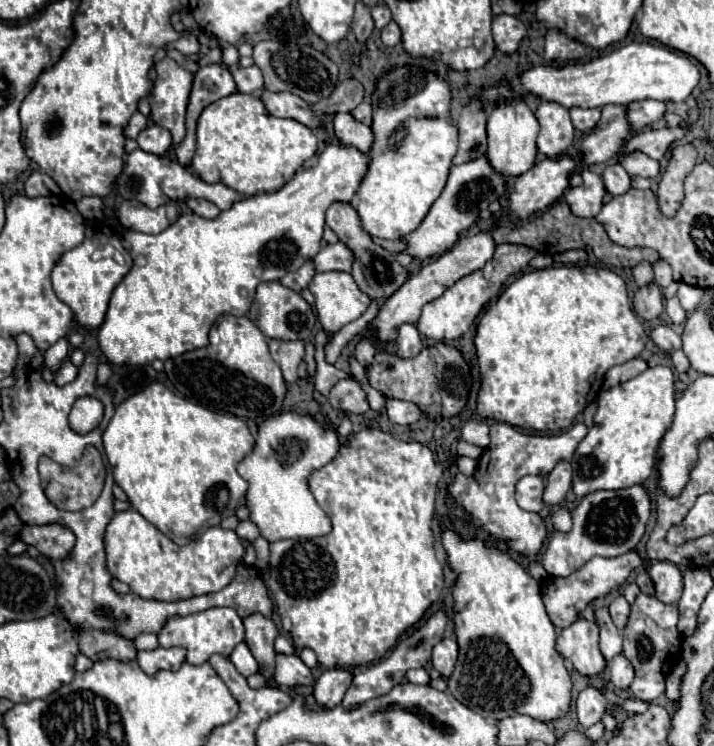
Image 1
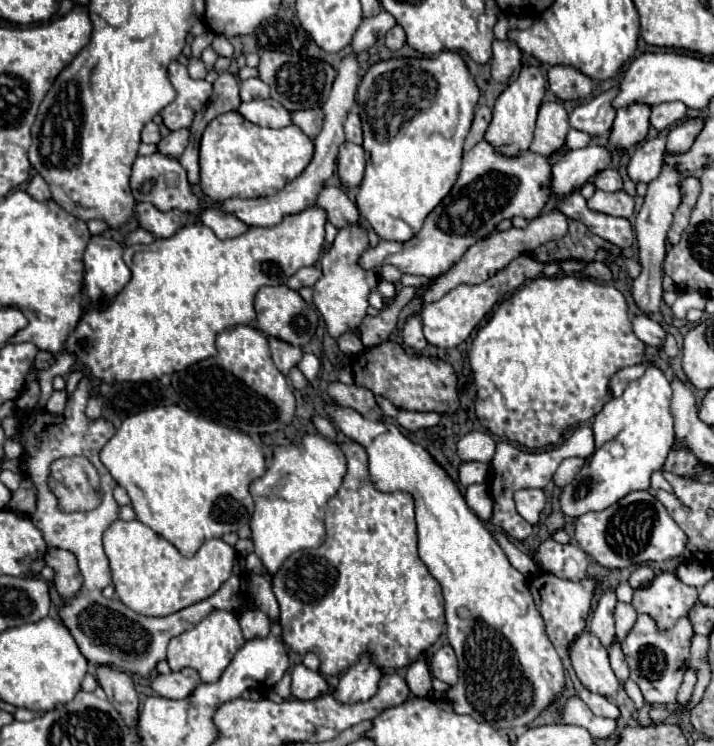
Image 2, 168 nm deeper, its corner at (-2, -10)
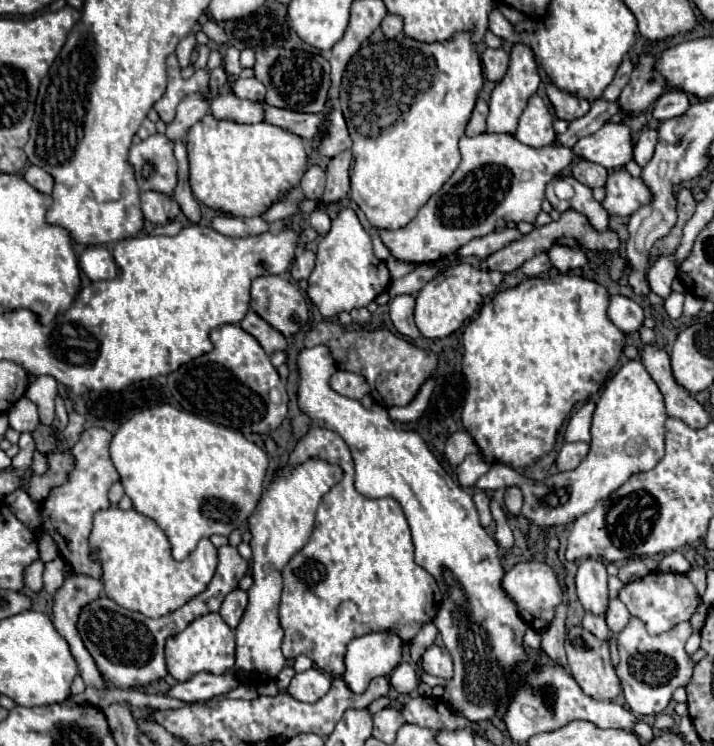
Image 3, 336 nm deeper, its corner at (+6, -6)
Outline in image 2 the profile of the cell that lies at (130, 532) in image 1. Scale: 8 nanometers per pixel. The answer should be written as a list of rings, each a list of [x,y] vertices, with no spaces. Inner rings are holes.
[[[116,519],[104,531],[104,549],[110,559],[118,599],[132,611],[148,617],[166,617],[214,595],[232,575],[236,557],[236,551],[222,539],[210,539],[194,557],[184,557],[170,541],[138,519]]]

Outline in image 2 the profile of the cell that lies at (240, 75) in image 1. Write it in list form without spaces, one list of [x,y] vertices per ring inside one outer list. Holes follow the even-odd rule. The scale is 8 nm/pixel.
[[[246,79],[240,81],[240,99],[252,101],[252,99],[268,99],[270,87],[262,79]]]

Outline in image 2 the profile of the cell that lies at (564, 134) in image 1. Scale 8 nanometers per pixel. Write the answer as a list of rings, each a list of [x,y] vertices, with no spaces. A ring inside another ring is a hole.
[[[542,103],[530,151],[540,155],[556,153],[564,145],[568,129],[568,113],[562,103]]]

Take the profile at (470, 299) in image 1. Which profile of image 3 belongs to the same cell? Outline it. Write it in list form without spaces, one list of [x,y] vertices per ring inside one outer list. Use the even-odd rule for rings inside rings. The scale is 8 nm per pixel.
[[[454,263],[446,267],[444,271],[438,273],[438,277],[434,277],[428,285],[424,285],[420,295],[416,297],[414,319],[418,331],[428,339],[448,337],[450,333],[460,329],[460,325],[482,307],[482,301],[488,295],[492,295],[502,281],[504,281],[504,273],[500,271],[482,271],[466,263]]]

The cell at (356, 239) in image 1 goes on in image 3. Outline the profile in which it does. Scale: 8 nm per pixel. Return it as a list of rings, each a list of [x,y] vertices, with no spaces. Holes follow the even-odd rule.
[[[318,165],[308,167],[308,171],[304,173],[304,177],[300,181],[300,187],[302,187],[306,199],[314,199],[320,207],[322,207],[324,185],[326,185],[326,173]]]

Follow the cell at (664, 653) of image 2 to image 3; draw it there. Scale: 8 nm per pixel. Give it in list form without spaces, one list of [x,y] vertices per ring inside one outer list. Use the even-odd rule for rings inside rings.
[[[632,617],[630,623],[624,627],[624,631],[618,635],[620,665],[616,673],[620,677],[626,703],[634,715],[640,715],[640,717],[658,715],[670,703],[674,689],[690,681],[694,661],[684,651],[684,645],[690,635],[692,635],[692,627],[688,621],[684,621],[672,627],[670,631],[658,637],[652,637],[646,633],[644,625],[636,617]]]

